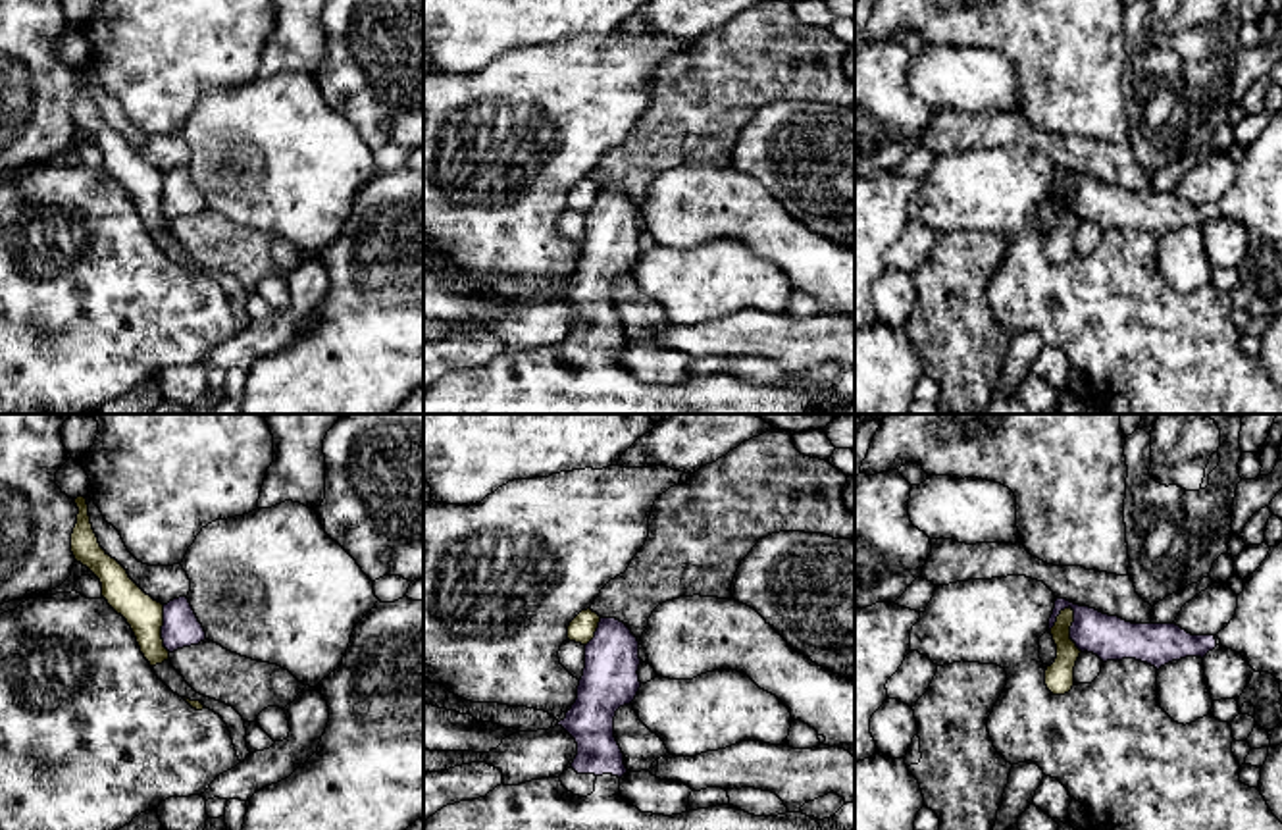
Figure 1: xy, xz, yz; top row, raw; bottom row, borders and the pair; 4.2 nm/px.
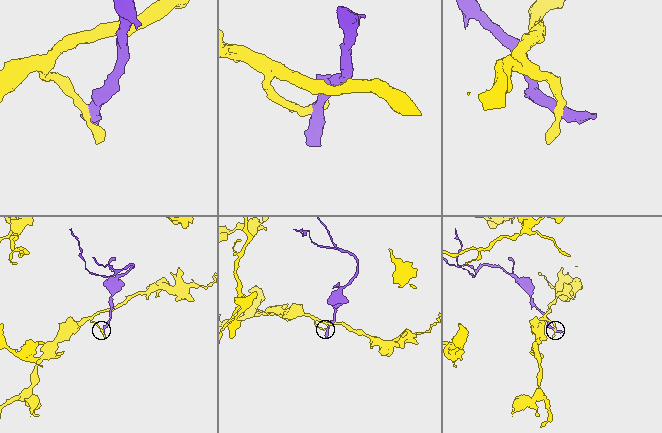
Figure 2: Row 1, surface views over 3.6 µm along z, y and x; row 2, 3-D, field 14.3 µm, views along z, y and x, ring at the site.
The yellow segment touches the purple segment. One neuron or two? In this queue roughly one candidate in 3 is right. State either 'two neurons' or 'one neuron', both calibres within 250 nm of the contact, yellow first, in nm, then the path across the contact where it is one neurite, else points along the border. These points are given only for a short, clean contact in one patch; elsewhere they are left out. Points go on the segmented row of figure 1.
two neurons; 130 nm thick on the yellow side, 190 nm on the other; border along yz (1069, 605), (1073, 611), (1071, 640), (1082, 651)

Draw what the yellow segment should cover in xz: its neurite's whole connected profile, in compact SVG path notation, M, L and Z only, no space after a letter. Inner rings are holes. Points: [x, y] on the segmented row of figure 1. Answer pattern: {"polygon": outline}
{"polygon": "M591 609L581 610L568 626L568 639L587 645L599 628L601 616Z"}

